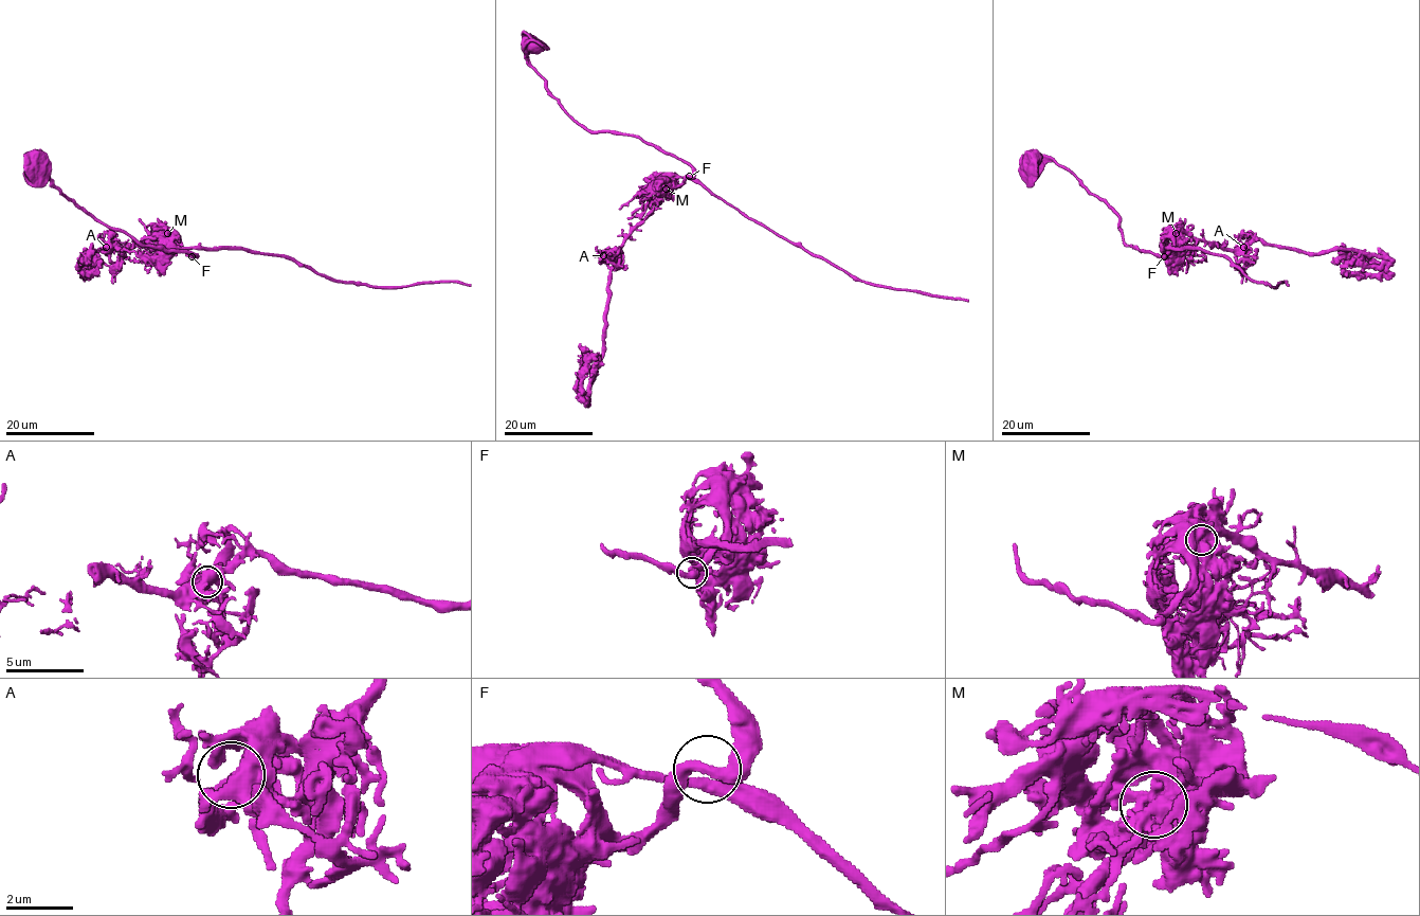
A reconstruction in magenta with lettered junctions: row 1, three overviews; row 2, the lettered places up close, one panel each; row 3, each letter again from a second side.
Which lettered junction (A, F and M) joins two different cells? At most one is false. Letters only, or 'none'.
M

